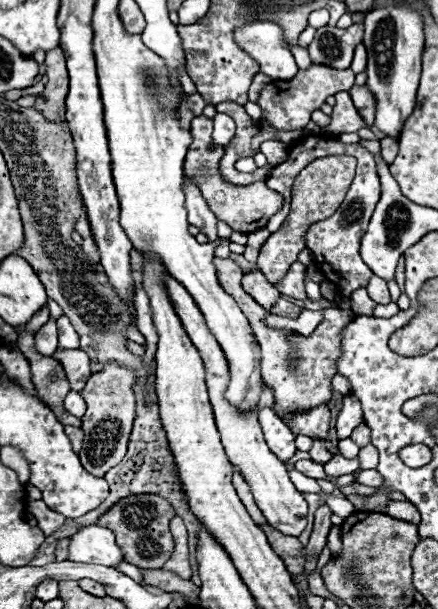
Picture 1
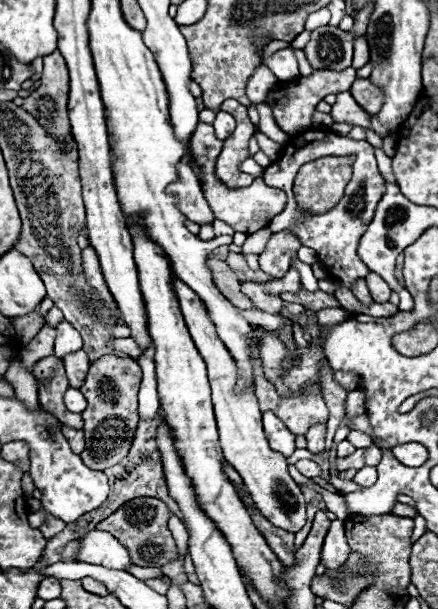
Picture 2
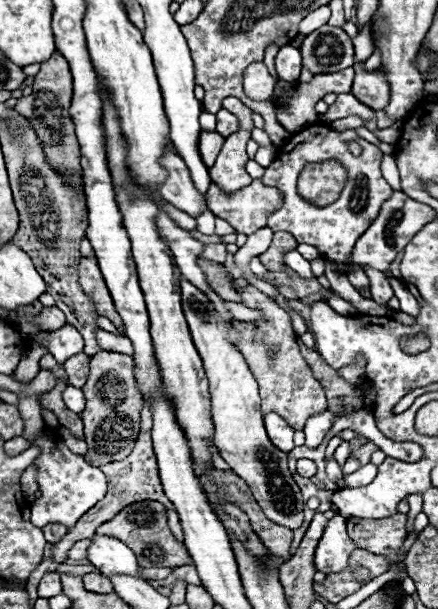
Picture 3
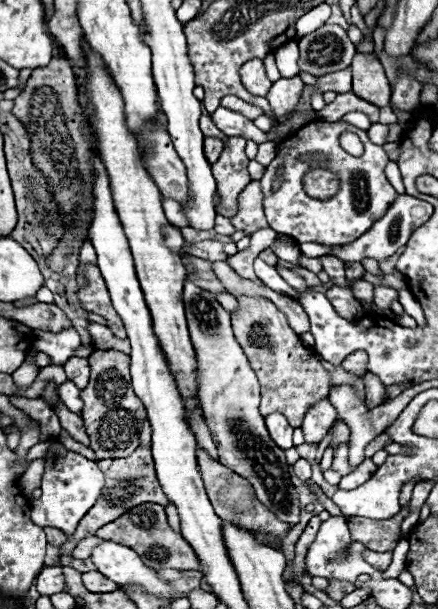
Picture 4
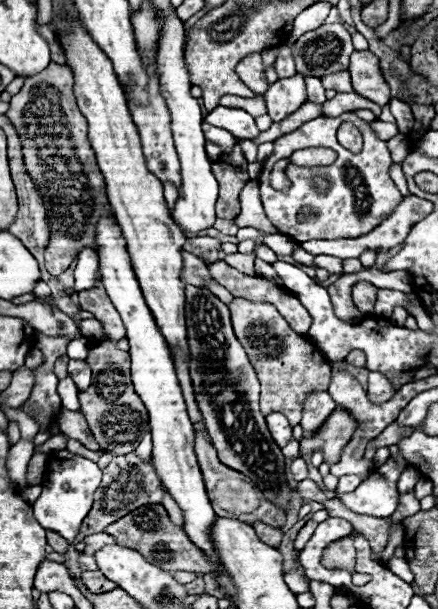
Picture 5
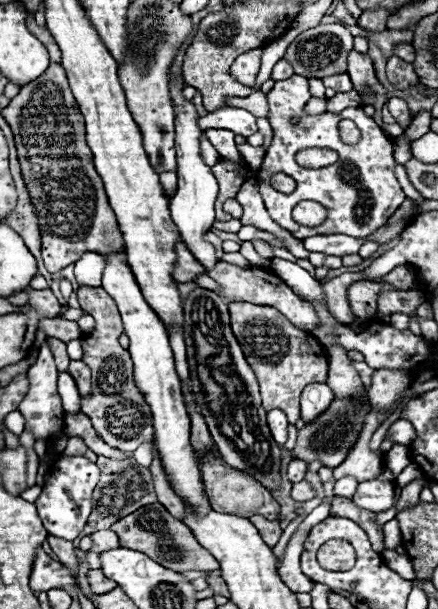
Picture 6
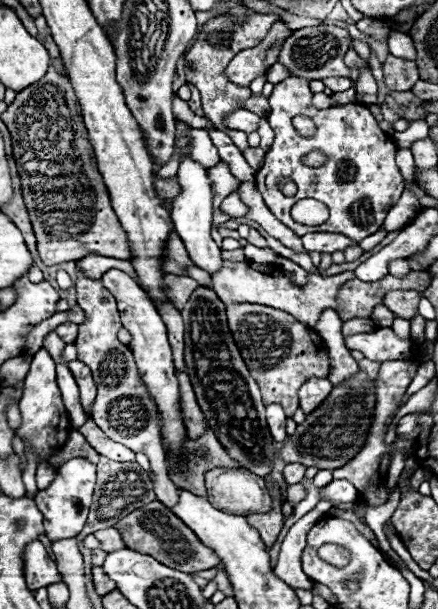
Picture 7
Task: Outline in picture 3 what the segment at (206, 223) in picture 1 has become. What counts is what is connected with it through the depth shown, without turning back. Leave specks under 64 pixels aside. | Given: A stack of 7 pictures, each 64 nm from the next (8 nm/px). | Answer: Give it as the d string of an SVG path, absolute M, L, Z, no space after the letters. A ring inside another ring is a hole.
M166 154L162 158L164 168L168 170L168 178L160 188L160 194L166 198L166 202L174 204L178 210L186 212L188 216L196 218L200 216L208 206L204 202L204 196L194 190L192 176L184 164L184 160L176 154Z

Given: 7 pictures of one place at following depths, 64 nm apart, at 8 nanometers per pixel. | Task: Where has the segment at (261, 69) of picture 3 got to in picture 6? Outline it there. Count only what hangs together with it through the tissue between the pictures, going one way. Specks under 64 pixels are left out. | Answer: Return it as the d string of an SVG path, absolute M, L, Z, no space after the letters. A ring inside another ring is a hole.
M256 48L256 50L248 50L244 54L240 54L236 58L236 62L232 64L230 68L230 74L242 82L244 86L254 86L256 84L256 76L260 72L260 54L262 54L262 48Z

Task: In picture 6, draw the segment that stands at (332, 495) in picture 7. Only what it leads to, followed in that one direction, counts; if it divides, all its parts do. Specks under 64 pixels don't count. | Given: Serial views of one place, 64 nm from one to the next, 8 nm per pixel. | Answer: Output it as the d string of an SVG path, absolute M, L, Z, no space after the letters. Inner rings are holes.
M352 476L340 478L340 480L336 480L336 484L334 484L334 496L350 498L350 496L354 496L354 492L356 492L356 486L358 486L358 482L356 482Z

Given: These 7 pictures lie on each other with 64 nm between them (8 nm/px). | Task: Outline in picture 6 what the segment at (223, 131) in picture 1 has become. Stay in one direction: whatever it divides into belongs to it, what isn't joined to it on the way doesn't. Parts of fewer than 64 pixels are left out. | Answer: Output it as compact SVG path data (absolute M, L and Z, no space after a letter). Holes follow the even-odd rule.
M230 106L218 108L218 112L212 112L204 118L200 118L198 124L200 124L202 130L206 130L206 128L226 128L226 130L238 134L238 136L244 136L244 138L258 132L256 118L250 112L246 112L242 108L230 108Z

